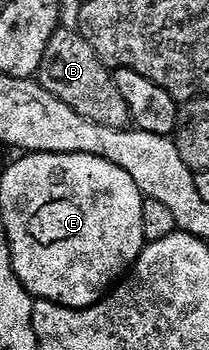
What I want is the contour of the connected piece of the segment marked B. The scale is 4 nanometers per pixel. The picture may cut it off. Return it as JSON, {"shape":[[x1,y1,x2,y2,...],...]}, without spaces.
{"shape":[[75,30,56,31,50,45,46,45,46,57,39,69,38,81,47,91,54,93,58,101,70,105,74,113,82,113,82,117,98,125,110,125,110,129,129,126,128,105,115,85,113,72,105,67,94,49,90,49,87,39,83,39]]}

